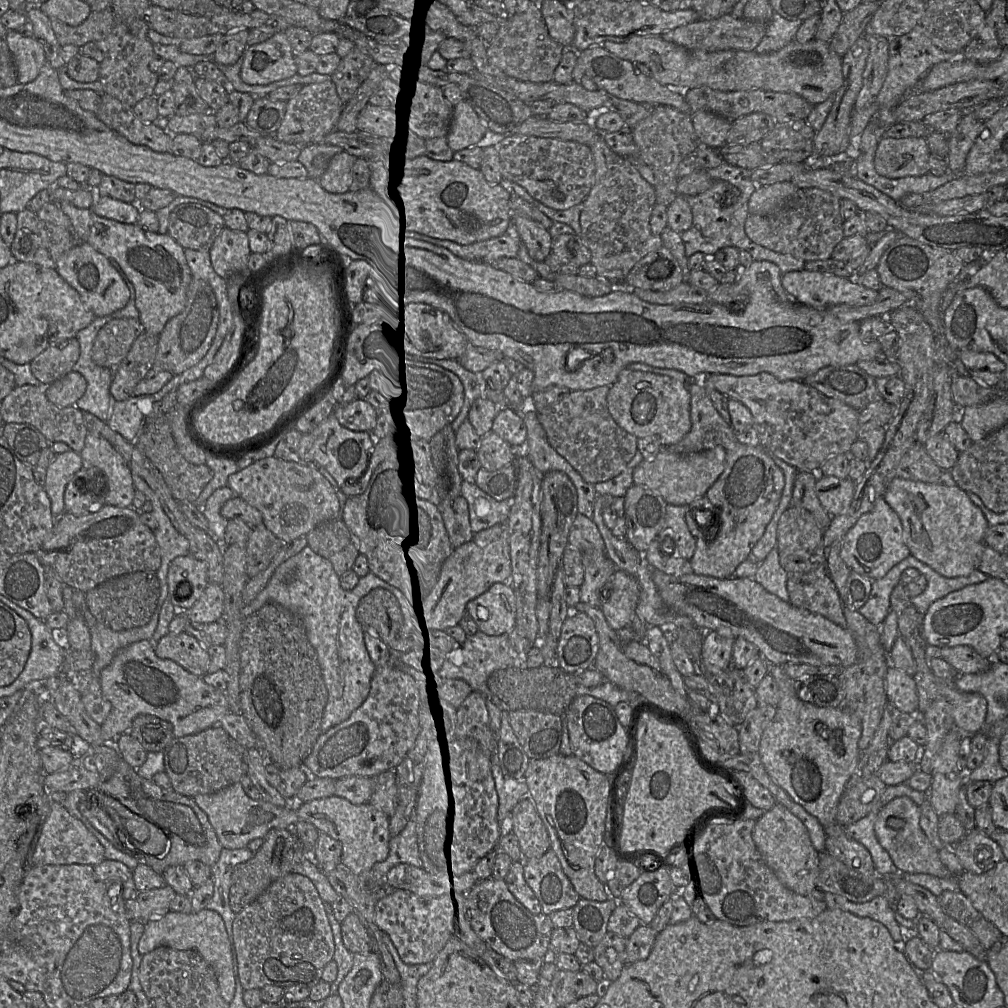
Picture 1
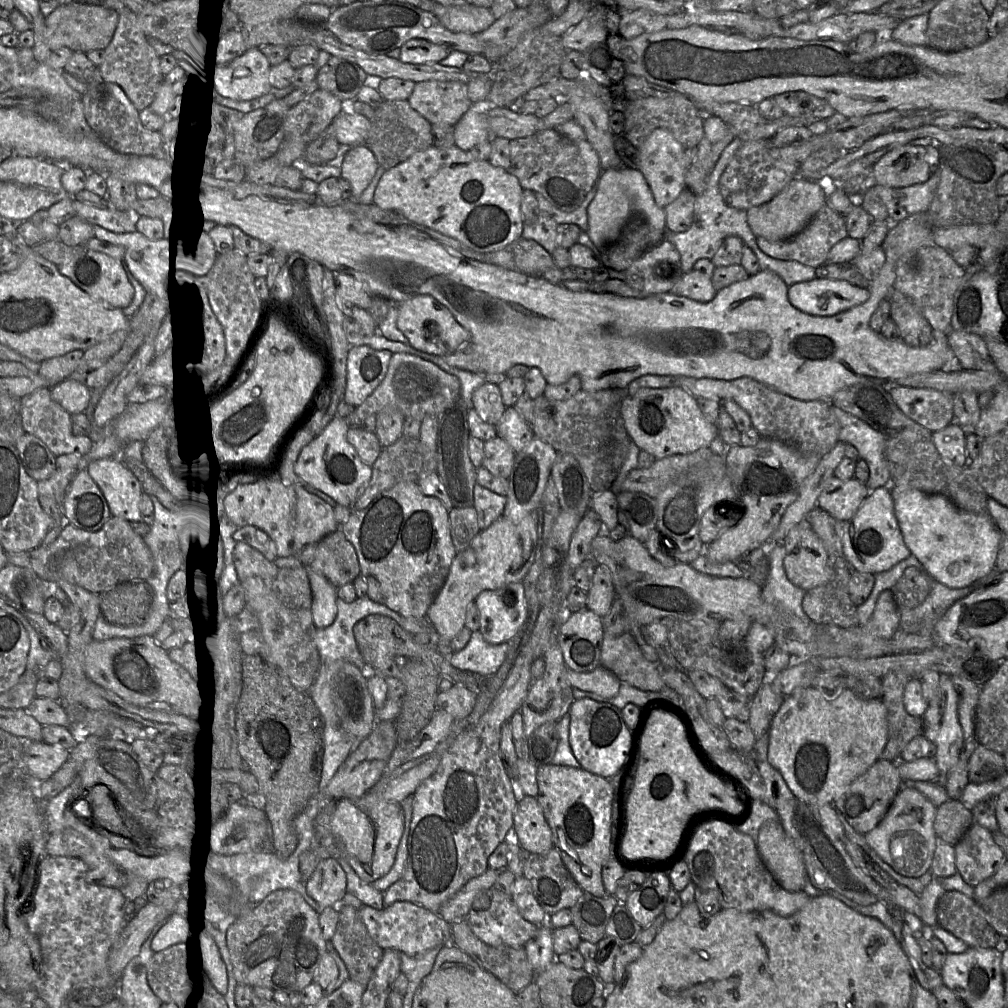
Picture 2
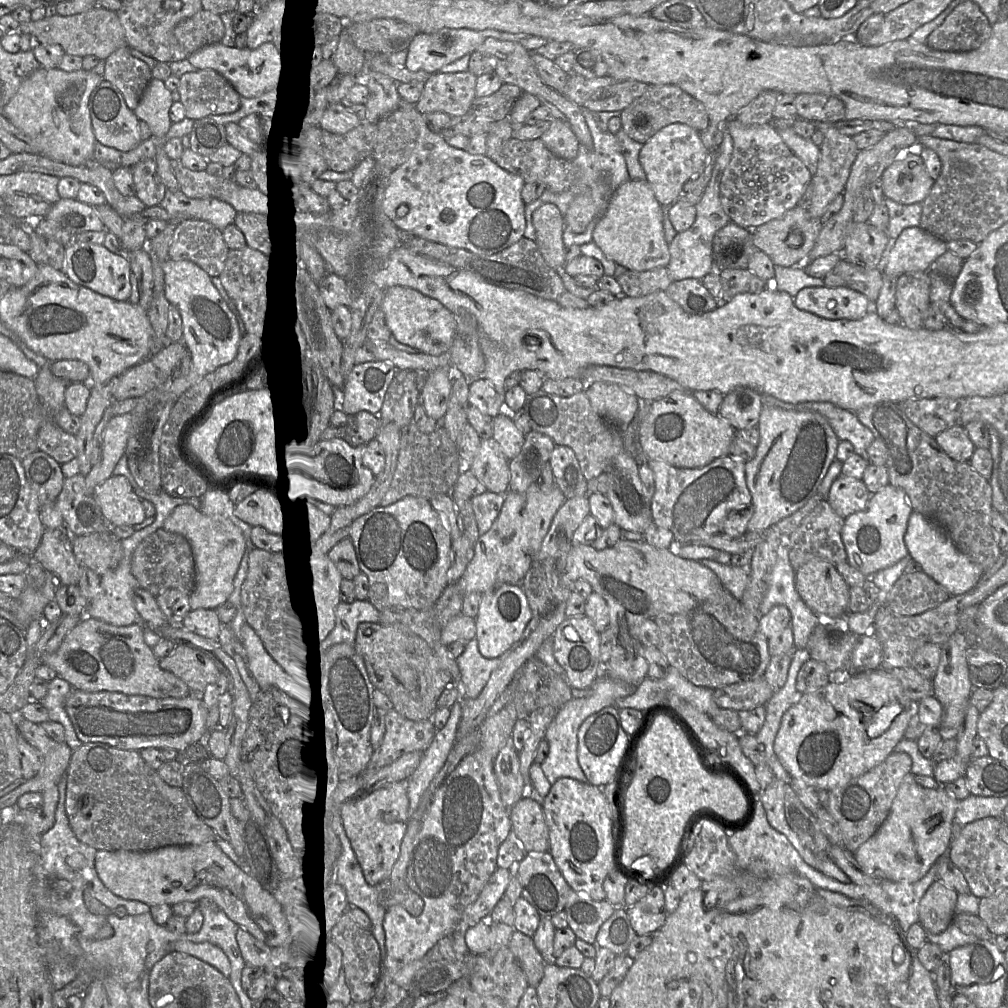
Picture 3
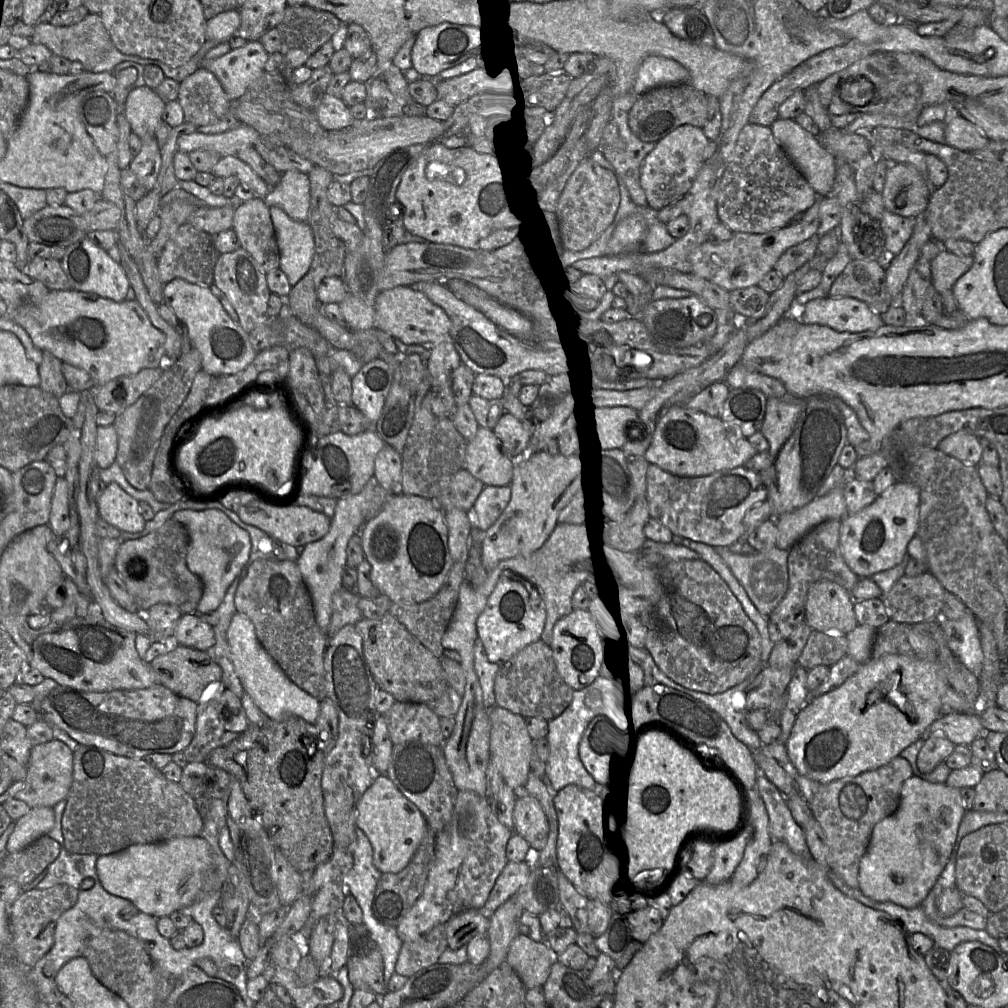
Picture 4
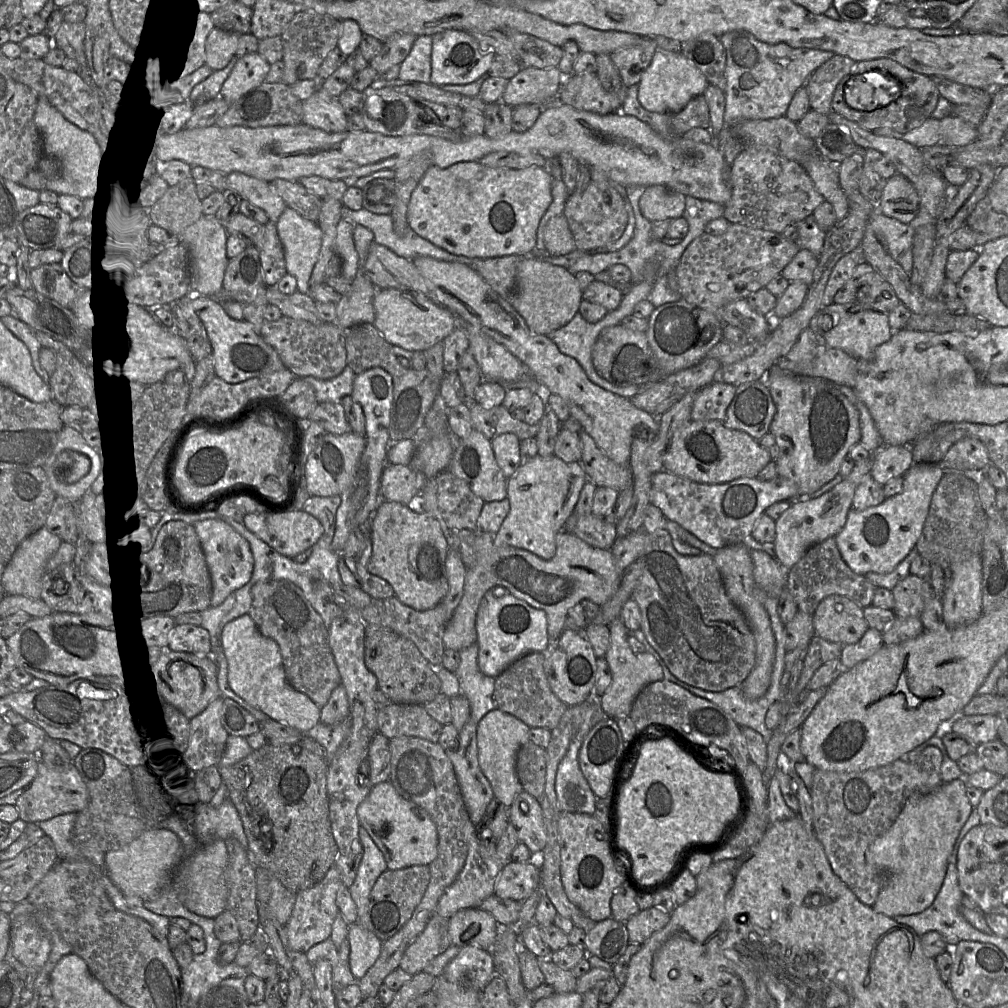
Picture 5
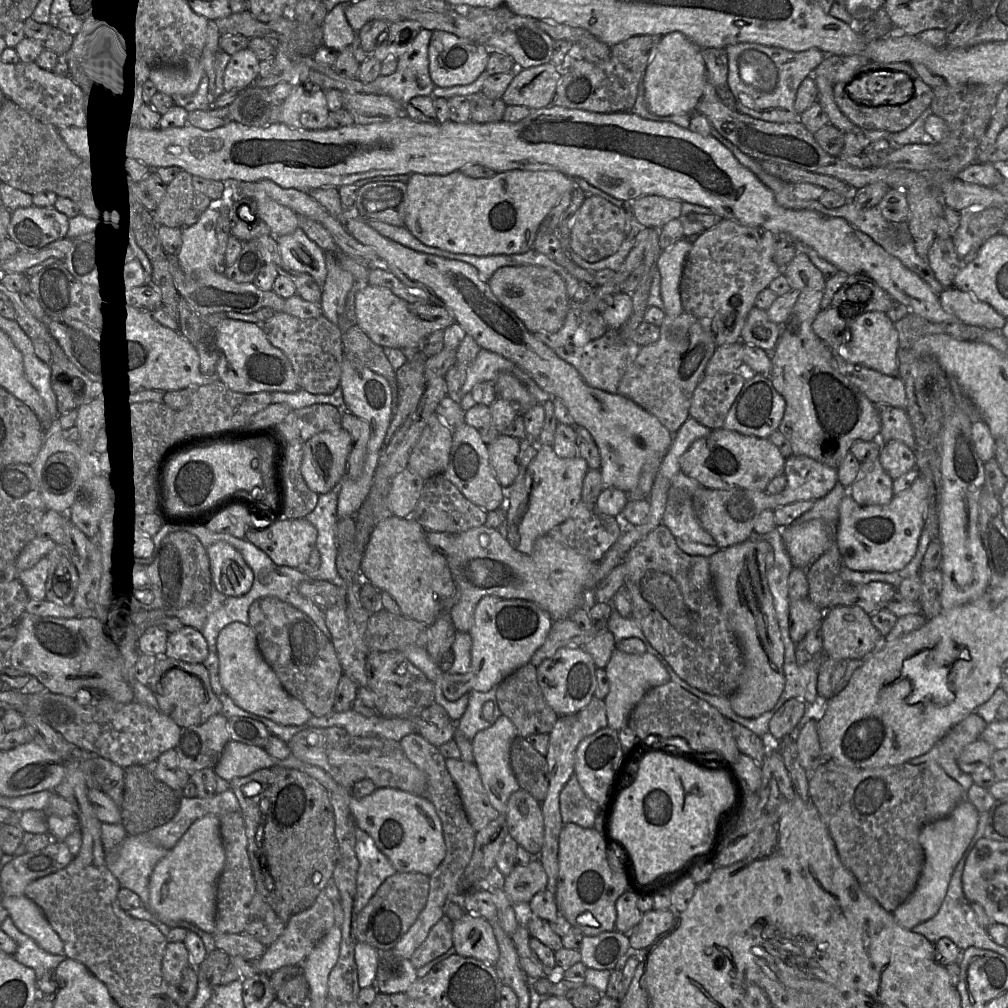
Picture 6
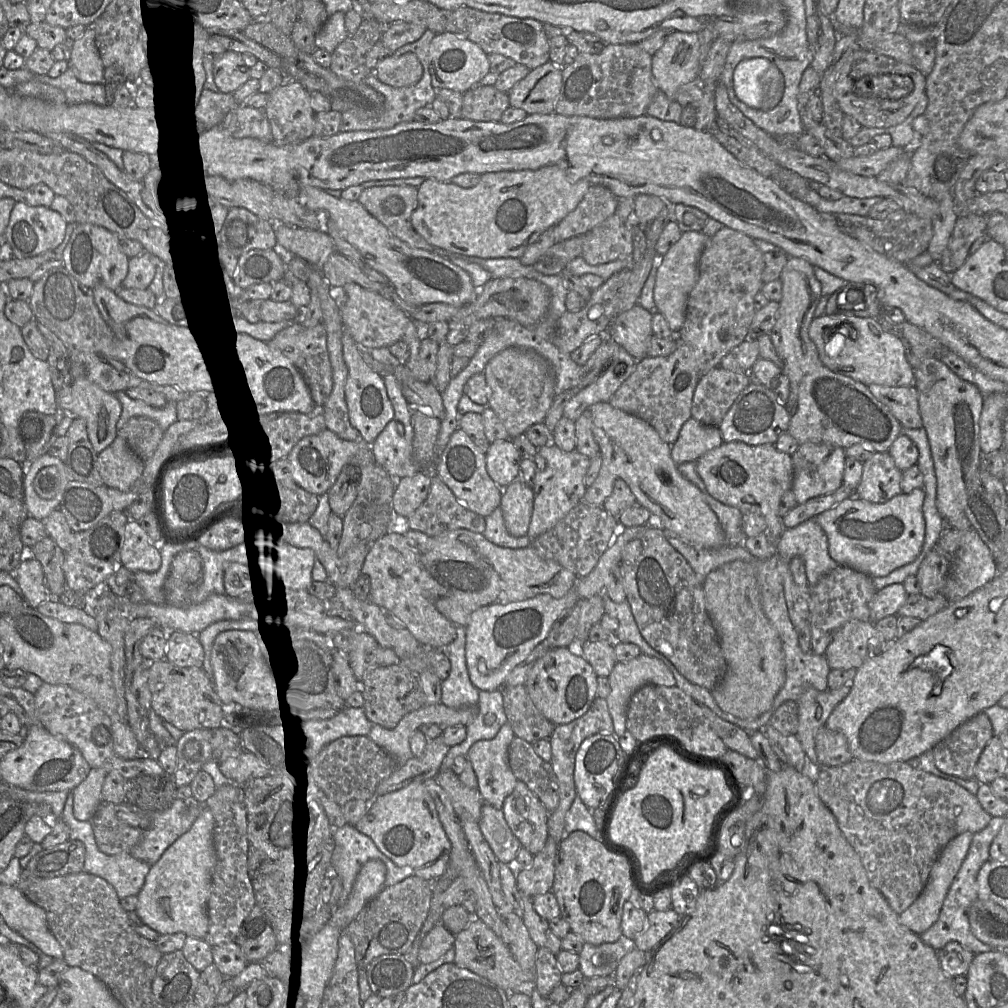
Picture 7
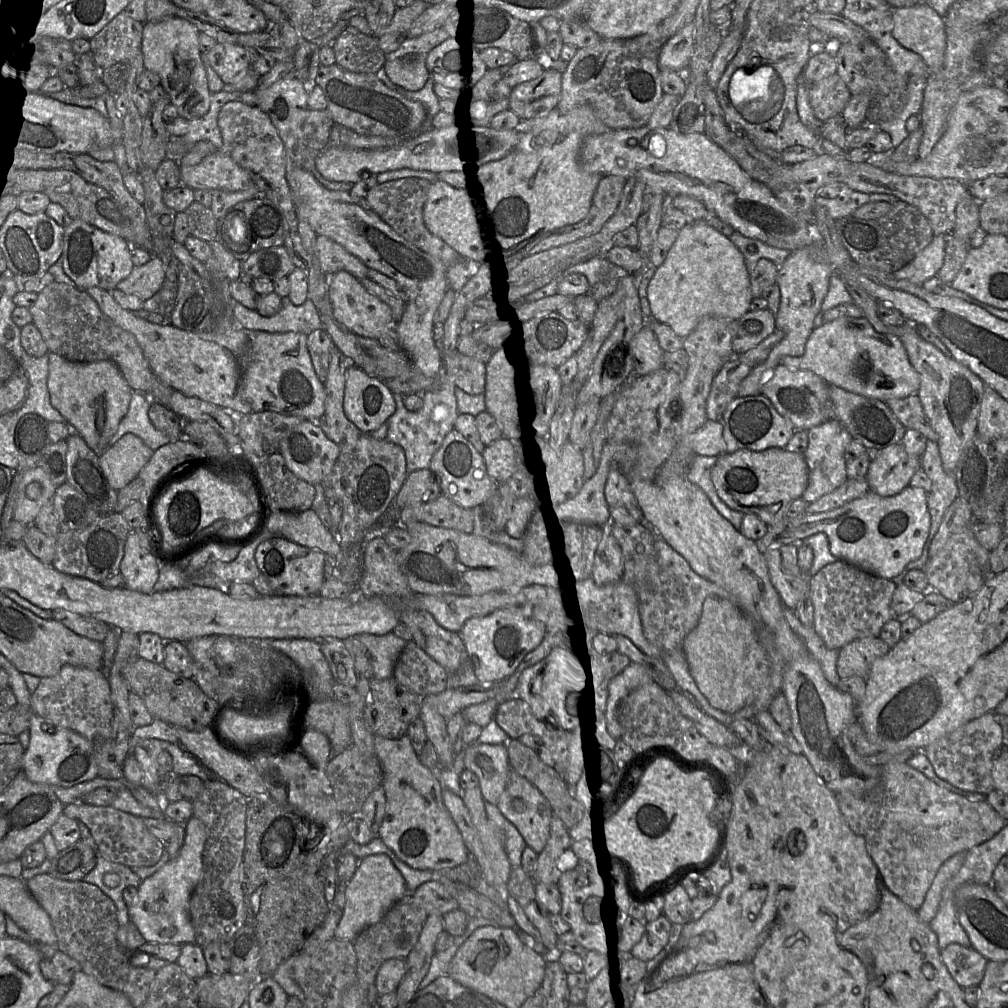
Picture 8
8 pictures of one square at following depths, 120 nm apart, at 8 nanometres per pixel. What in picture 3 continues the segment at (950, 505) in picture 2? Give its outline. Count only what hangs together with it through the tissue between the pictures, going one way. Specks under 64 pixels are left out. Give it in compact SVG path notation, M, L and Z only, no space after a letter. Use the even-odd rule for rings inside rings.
M913 510L909 517L904 542L909 555L921 565L922 570L950 595L959 595L971 590L984 573L979 564L958 550L940 524L918 511Z

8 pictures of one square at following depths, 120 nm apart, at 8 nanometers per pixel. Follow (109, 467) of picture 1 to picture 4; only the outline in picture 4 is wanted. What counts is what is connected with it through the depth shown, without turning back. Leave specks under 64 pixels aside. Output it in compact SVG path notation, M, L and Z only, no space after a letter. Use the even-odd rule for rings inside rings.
M117 483L106 486L96 507L99 517L121 532L139 533L146 524L139 512L139 502Z

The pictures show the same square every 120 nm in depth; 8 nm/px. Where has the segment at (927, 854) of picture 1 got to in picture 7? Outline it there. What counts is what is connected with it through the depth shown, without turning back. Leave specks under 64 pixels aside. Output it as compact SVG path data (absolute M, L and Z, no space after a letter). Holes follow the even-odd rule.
M964 832L949 841L934 863L922 893L904 912L899 914L900 923L913 933L920 935L937 921L949 888L968 853L973 835L971 832Z

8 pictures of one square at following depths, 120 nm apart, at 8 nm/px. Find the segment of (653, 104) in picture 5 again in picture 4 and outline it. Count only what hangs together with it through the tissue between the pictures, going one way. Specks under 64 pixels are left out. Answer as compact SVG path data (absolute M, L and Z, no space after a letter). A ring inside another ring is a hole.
M647 56L639 65L633 92L639 96L664 85L687 84L689 72L675 60L662 56Z

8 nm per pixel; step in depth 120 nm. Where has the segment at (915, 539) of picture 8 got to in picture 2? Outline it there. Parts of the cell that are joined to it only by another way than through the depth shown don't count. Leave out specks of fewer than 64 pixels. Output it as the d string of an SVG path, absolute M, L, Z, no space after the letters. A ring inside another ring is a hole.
M891 484L889 487L875 489L867 496L855 515L843 522L843 553L852 570L875 575L890 570L911 555L895 516Z

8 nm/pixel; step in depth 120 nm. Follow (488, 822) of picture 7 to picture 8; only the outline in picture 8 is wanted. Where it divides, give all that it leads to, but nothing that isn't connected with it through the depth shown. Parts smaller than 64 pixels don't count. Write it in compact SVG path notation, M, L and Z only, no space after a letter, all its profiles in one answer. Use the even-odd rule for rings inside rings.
M484 802L487 816L502 831L505 836L504 848L512 868L519 867L521 856L527 847L517 828L510 823L500 812L496 805Z

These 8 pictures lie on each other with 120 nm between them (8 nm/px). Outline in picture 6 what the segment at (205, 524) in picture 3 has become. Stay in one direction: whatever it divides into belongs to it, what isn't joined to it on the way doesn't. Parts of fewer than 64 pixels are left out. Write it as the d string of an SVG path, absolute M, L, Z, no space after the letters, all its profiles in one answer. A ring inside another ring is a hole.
M217 542L206 548L211 578L215 588L231 597L245 595L253 584L253 571L242 555L226 542Z

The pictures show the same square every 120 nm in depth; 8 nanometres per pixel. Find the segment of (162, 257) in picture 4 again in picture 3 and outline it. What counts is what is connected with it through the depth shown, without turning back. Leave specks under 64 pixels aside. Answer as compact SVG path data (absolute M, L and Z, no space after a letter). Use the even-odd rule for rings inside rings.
M198 219L180 221L169 247L171 259L195 263L210 276L212 282L222 272L228 252L221 230Z

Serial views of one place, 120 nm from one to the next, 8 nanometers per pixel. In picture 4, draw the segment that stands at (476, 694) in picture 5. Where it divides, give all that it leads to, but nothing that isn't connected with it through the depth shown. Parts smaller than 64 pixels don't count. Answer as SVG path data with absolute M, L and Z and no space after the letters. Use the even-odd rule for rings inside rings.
M476 638L473 647L473 669L481 689L483 706L489 711L495 706L494 680L499 668L499 665L487 660L483 647Z

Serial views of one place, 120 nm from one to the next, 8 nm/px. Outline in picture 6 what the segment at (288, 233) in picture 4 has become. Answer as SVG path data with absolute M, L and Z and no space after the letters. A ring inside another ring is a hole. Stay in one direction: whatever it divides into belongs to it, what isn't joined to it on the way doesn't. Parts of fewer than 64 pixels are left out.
M300 227L291 234L276 238L284 264L294 271L309 274L323 288L327 277L327 260L317 243Z

